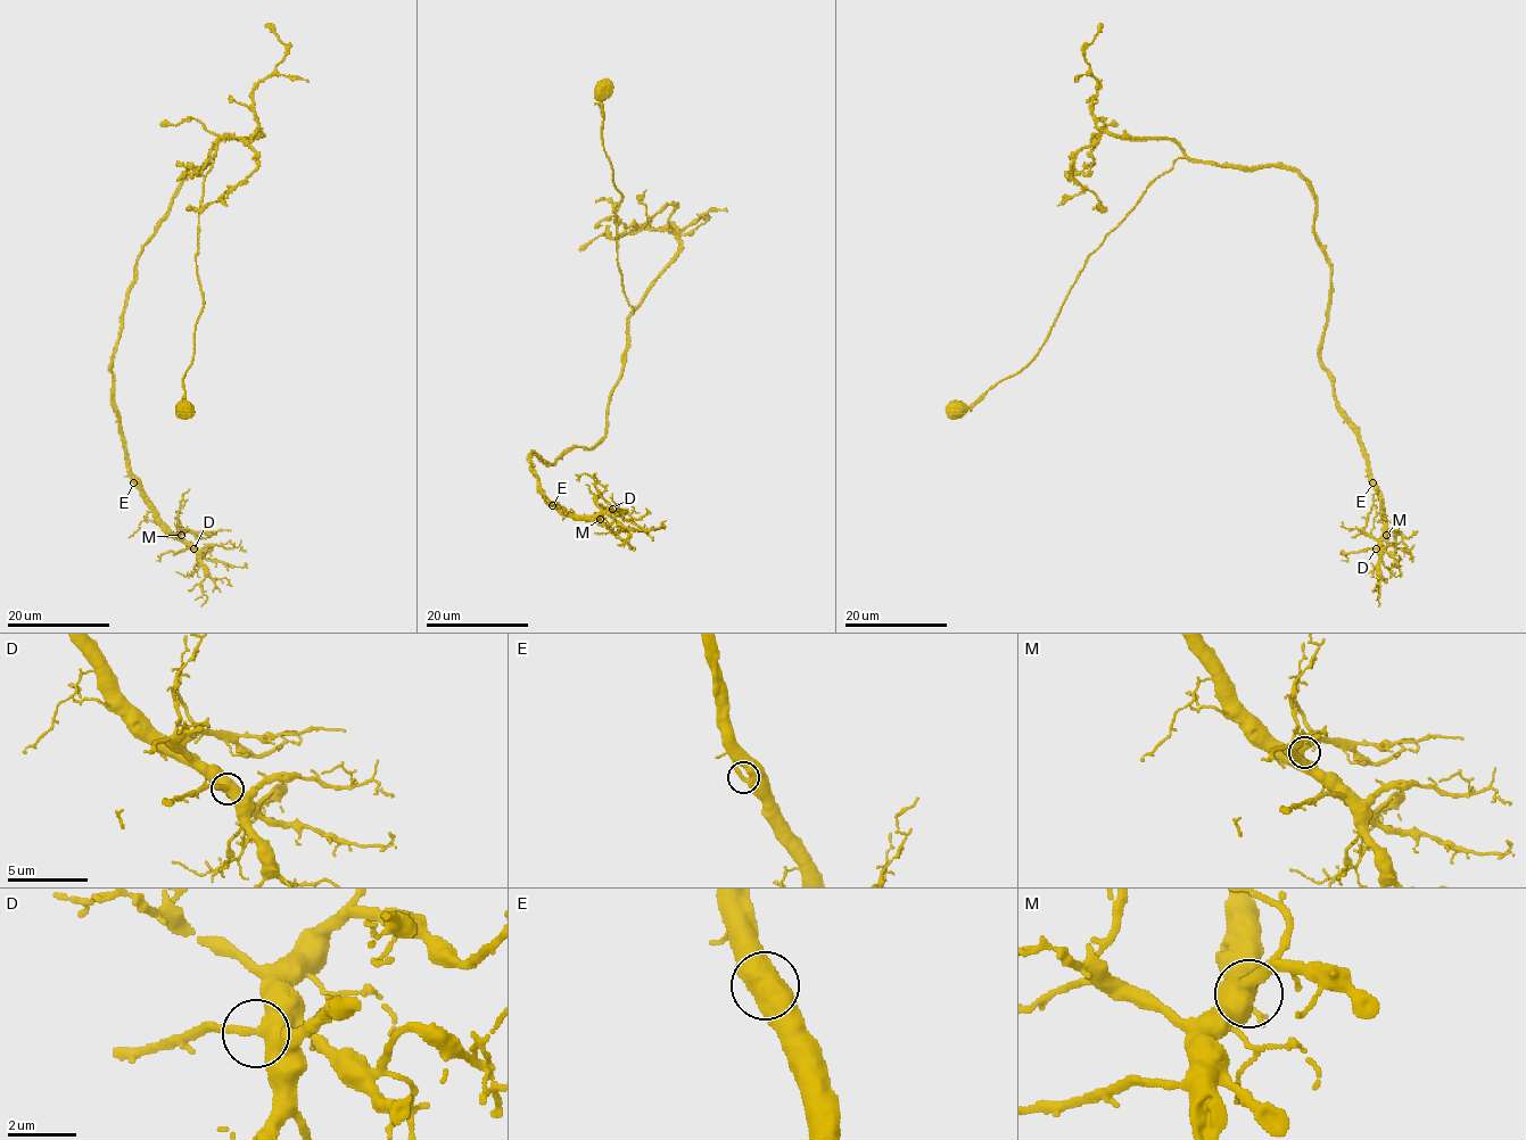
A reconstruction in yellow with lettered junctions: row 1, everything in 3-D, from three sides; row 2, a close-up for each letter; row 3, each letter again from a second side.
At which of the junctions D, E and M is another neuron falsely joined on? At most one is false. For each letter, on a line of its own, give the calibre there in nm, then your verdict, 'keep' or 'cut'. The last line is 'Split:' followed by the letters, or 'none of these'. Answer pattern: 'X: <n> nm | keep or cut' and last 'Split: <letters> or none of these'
D: 460 nm | keep
E: 700 nm | keep
M: 550 nm | keep
Split: none of these

